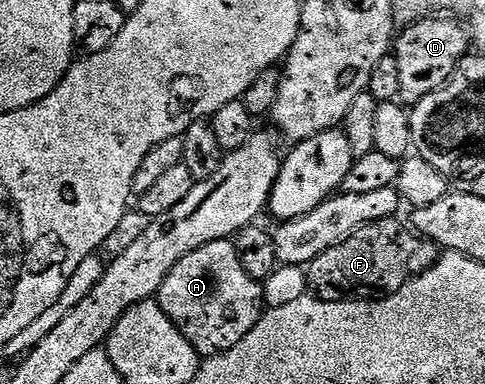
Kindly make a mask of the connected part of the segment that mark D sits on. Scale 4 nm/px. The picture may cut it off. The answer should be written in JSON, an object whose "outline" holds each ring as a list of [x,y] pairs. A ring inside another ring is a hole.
{"outline":[[[428,18],[408,24],[398,33],[393,44],[393,54],[401,73],[401,100],[413,106],[425,94],[446,84],[455,75],[455,68],[468,55],[469,32],[458,19]]]}

